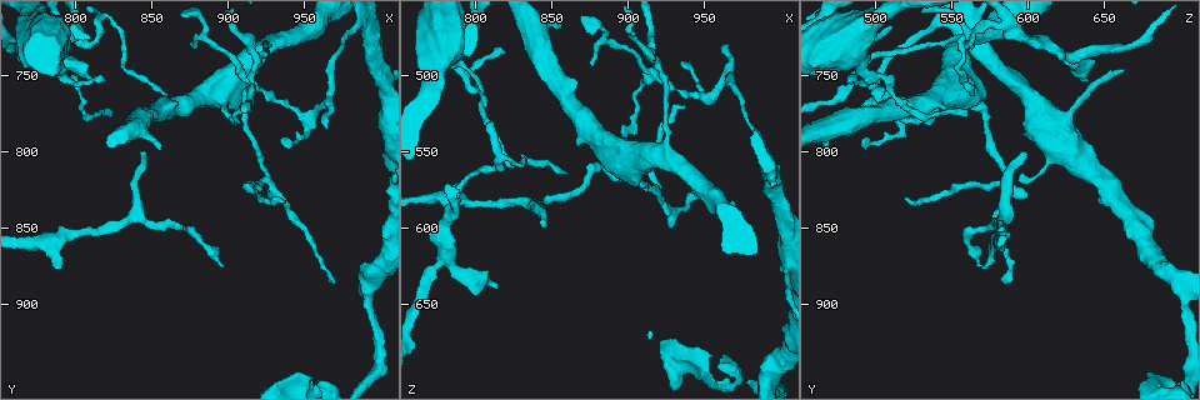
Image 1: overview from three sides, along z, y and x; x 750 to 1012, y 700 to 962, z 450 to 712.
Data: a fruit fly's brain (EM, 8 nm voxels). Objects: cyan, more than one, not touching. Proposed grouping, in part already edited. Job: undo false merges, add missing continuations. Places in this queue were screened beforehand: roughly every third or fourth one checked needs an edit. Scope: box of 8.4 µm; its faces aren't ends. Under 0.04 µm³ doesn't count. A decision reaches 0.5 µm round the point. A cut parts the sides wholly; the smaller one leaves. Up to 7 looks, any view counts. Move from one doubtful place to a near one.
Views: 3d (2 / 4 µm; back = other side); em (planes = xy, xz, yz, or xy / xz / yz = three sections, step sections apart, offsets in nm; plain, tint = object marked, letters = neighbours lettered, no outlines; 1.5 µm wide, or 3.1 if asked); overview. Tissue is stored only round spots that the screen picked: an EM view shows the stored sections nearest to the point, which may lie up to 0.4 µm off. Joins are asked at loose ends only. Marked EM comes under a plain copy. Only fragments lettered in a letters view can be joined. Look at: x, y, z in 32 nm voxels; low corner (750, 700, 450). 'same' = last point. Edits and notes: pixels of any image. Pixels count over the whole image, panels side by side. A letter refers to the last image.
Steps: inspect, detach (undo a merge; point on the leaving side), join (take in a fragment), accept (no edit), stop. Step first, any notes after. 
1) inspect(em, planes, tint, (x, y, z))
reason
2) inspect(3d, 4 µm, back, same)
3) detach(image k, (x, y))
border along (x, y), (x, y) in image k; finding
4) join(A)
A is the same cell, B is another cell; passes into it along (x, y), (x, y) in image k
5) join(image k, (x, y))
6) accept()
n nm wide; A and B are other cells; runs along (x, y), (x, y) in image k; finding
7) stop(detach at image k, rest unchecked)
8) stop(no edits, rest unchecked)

inspect(em, xz, step 4, tint, (816, 754, 484))
tapers out

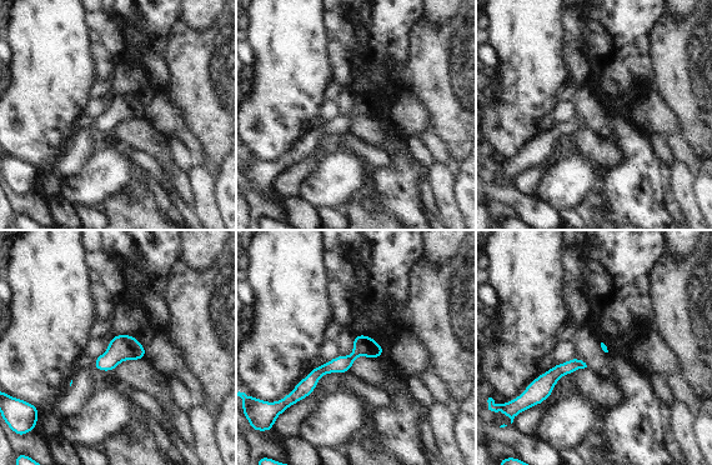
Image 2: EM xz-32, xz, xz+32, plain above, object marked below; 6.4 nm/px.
inspect(em, planes, letters, same)

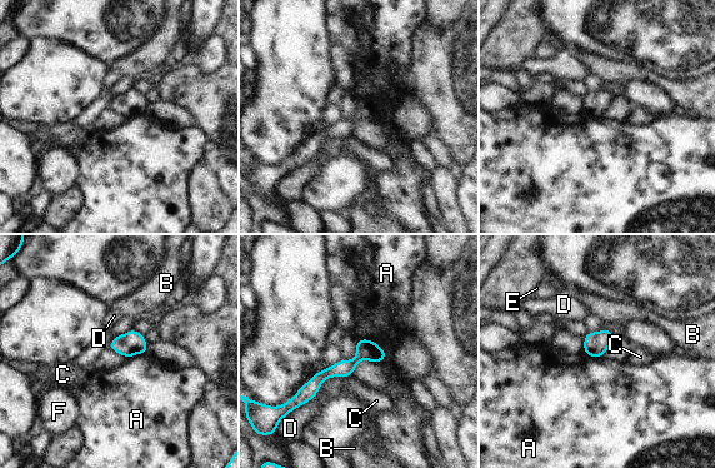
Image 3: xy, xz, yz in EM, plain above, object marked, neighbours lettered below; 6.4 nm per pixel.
accept()
A, B, C, D, E and F are other cells; runs along (383, 354), (324, 374), (310, 393) in image 3; no lettered fragment goes on from it

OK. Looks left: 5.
inspect(3d, 4 µm, (846, 802, 598))
free end

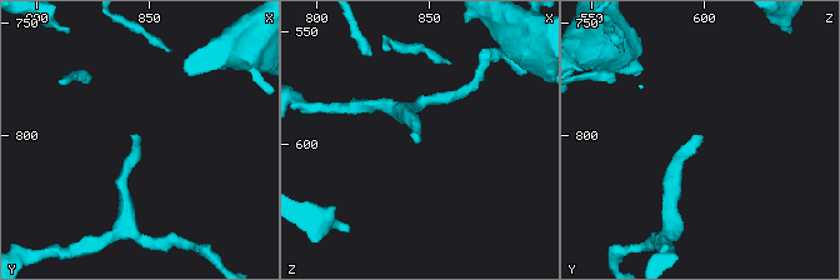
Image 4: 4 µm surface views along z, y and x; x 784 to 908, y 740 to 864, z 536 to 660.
inspect(em, planes, letters, (846, 801, 600))
need the tissue

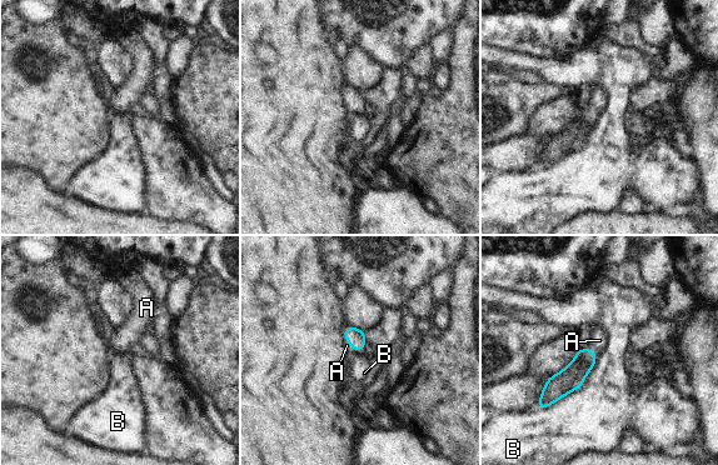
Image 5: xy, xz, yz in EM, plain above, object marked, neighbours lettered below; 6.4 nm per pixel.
join(A)
120 nm wide; A is the same cell, B is another cell; it goes on there

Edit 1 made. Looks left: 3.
inspect(3d, 4 µm, (912, 778, 574))
calibre changes

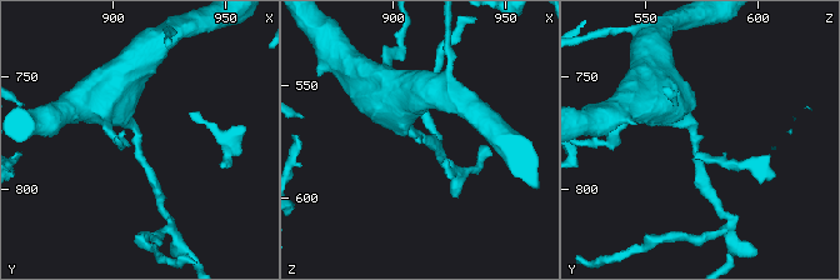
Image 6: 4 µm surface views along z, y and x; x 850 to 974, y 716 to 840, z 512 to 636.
inspect(em, planes, letters, (912, 778, 571))

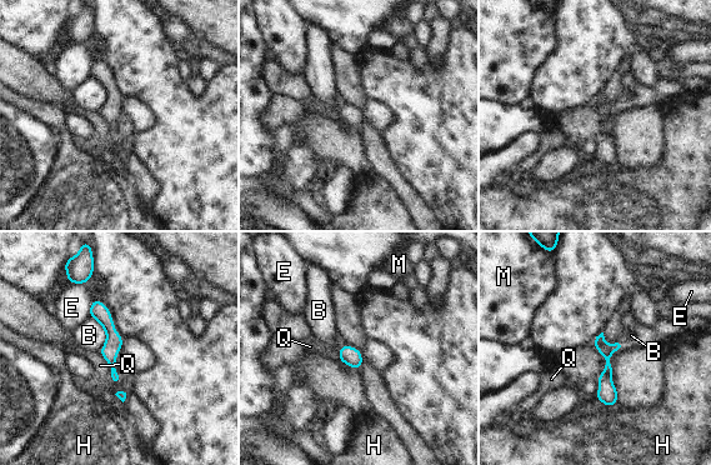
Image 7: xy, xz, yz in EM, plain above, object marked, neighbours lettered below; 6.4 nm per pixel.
accept()
90 nm wide; B, E, H, M and Q are other cells; runs along (94, 304), (111, 333), (115, 380) in image 7; all the same cell

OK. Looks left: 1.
stop(join at image 5, rest unchecked)

